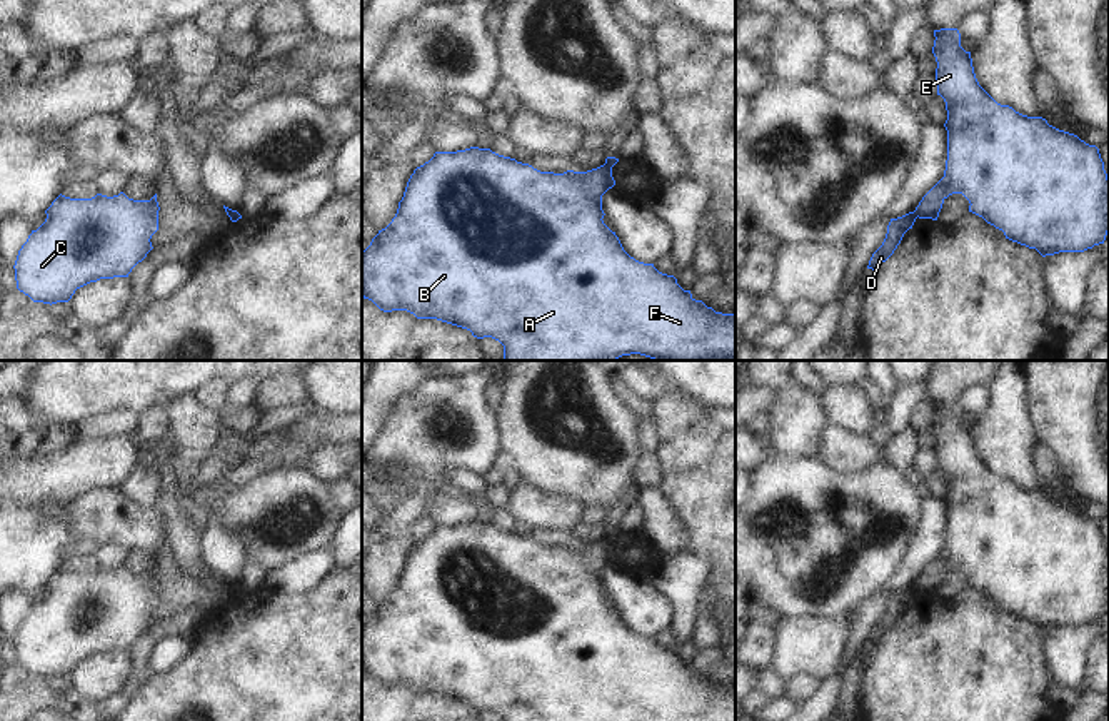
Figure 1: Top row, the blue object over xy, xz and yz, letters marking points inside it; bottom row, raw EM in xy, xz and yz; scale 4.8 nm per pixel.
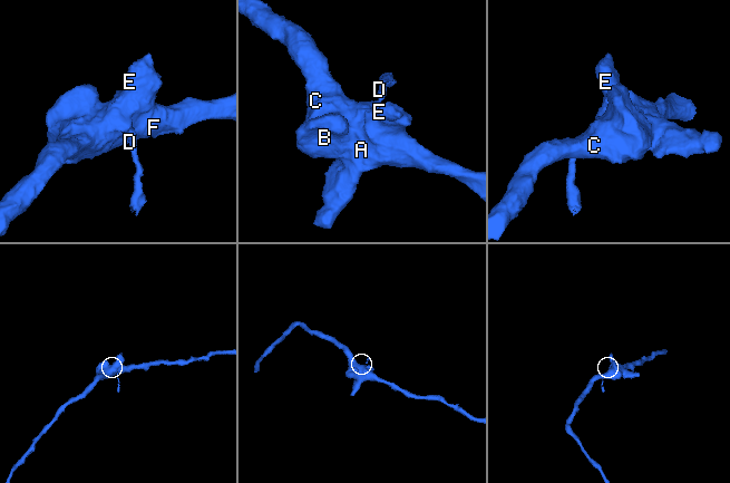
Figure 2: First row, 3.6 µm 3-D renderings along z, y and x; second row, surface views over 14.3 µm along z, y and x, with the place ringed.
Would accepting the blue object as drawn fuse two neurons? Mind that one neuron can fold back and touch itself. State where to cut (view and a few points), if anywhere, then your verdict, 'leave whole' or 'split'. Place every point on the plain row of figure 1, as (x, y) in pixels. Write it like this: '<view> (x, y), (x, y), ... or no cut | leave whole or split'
yz (913, 586), (918, 589) | split

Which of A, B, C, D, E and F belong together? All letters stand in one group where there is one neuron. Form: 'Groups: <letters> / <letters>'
Groups: A B C E F / D

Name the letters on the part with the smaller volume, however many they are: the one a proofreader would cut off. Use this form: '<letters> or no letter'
D

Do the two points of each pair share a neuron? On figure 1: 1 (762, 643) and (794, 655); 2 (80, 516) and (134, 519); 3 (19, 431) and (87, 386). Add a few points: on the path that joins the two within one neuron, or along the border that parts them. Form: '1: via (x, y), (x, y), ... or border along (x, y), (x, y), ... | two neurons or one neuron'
1: border along (774, 631), (774, 656), (769, 666) | two neurons
2: via (94, 516), (120, 519) | one neuron
3: border along (29, 379), (29, 406), (40, 418), (72, 428) | two neurons

